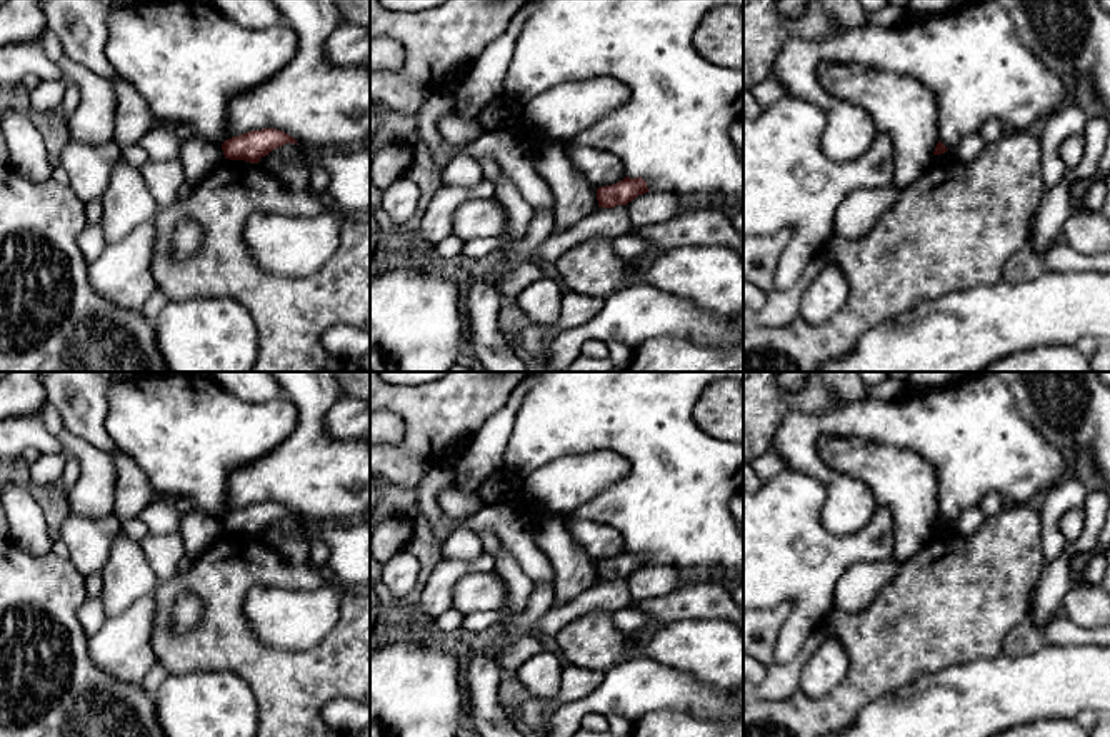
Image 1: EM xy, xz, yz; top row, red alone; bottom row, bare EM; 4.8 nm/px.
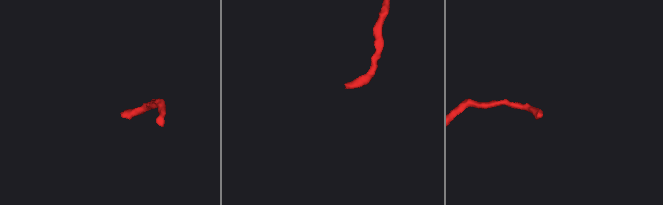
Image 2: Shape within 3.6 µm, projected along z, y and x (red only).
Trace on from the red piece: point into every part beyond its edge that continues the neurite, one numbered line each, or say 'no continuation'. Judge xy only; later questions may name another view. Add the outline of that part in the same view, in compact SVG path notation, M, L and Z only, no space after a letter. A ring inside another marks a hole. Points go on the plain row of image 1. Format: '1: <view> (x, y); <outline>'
no continuation

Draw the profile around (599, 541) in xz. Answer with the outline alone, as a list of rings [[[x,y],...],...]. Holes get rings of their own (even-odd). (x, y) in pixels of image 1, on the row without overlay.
[[[565,517],[562,524],[575,544],[595,564],[613,559],[627,550],[623,535],[615,527],[600,520]]]

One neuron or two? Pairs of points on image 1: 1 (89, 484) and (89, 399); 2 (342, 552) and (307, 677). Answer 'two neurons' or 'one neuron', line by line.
1: two neurons
2: two neurons

